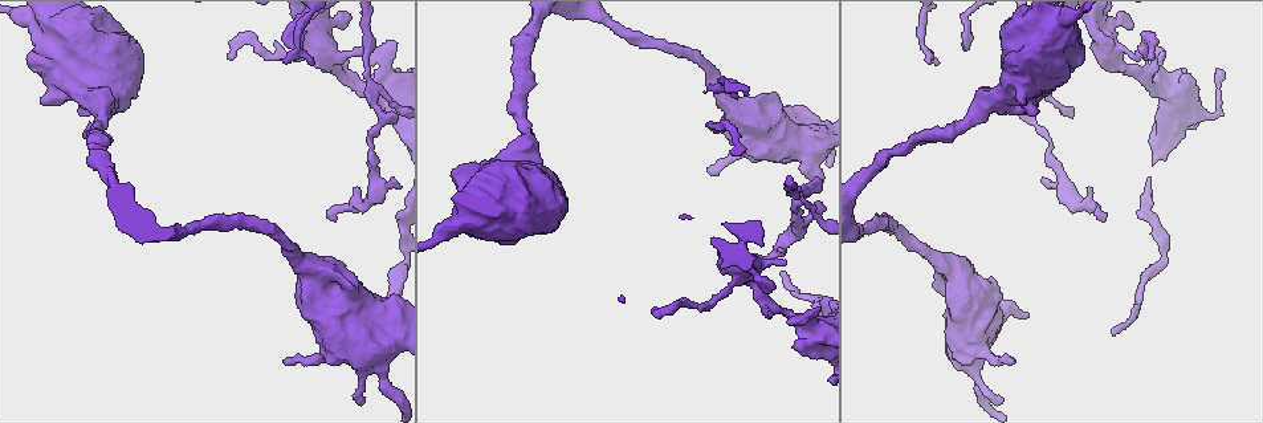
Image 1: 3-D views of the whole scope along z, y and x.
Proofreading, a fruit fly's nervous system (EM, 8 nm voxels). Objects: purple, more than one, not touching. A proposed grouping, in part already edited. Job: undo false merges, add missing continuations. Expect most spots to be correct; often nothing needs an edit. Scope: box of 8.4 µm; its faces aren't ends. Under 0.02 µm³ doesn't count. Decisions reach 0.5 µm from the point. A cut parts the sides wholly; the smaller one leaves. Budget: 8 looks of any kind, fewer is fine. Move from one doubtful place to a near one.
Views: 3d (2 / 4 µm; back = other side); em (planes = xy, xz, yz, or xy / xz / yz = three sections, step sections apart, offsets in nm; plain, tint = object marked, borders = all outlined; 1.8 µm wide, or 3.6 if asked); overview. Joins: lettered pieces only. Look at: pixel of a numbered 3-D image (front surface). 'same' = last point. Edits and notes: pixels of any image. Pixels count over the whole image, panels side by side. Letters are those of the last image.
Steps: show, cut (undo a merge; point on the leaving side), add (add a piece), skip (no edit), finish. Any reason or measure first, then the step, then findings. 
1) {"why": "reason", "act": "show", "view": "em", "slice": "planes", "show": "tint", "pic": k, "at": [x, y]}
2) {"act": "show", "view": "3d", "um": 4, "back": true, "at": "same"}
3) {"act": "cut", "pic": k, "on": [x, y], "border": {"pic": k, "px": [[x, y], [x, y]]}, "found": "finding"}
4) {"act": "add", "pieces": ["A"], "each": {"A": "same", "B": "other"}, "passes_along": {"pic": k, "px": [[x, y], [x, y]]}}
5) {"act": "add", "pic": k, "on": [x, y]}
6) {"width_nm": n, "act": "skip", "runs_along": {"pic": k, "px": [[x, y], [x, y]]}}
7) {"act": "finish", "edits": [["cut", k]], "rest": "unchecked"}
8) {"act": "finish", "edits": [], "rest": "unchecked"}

{"why": "free end", "act": "show", "view": "em", "slice": "planes", "show": "borders", "pic": 1, "at": [1101, 220]}

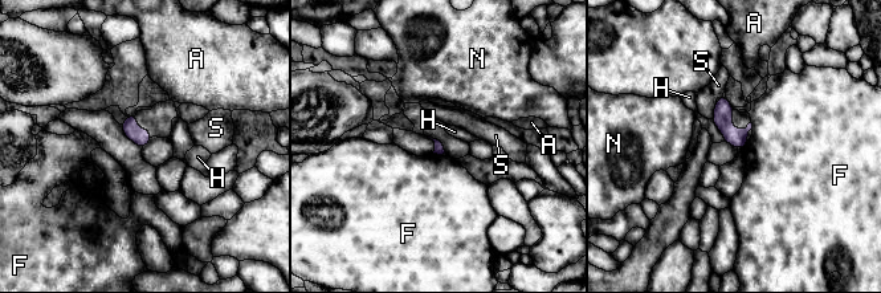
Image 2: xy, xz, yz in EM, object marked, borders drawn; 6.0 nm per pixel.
{"act": "skip", "each": {"A": "other", "F": "other", "H": "other", "N": "other", "S": "other"}, "border": {"pic": 2, "px": [[712, 119], [725, 141]]}, "found": "no lettered piece goes on from it"}

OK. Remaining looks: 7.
{"why": "an open end", "act": "show", "view": "em", "slice": "planes", "show": "borders", "pic": 1, "at": [392, 179]}

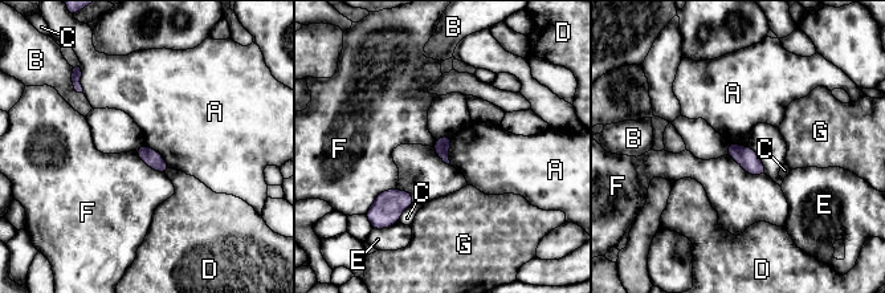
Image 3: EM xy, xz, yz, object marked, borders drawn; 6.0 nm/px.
{"act": "skip", "each": {"A": "other", "B": "other", "C": "other", "D": "other", "E": "other", "F": "other", "G": "other"}, "border": {"pic": 3, "px": [[145, 143], [154, 149], [170, 167]]}, "found": "no lettered piece goes on from it"}

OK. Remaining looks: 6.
{"why": "stops while still wide", "act": "show", "view": "em", "slice": "xz", "step": 16, "show": "tint", "pic": 1, "at": [1029, 315]}

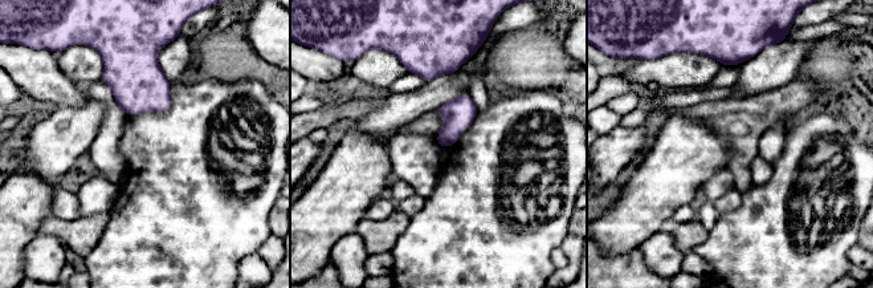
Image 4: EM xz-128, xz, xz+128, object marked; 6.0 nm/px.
{"why": "cut it another way", "act": "show", "view": "em", "slice": "planes", "show": "borders", "at": "same"}

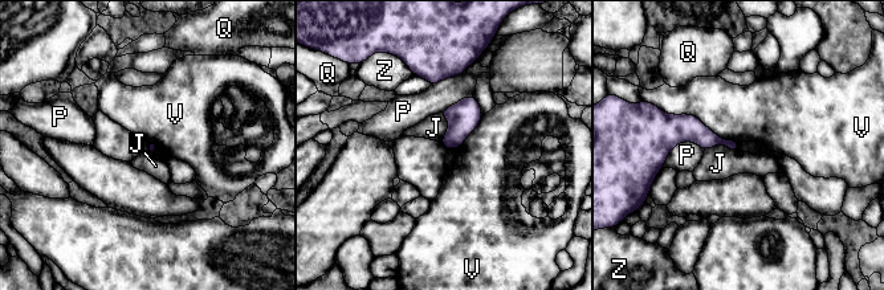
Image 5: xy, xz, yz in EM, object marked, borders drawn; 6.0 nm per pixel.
{"longest_contact_nm": ["V", 550], "act": "skip", "each": {"J": "other", "P": "other", "Q": "other", "V": "other", "Z": "other"}, "runs_along": {"pic": 5, "px": [[662, 142], [700, 134], [736, 147]]}, "found": "none of them fits"}

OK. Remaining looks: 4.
{"act": "finish", "edits": [], "rest": "unchecked"}

